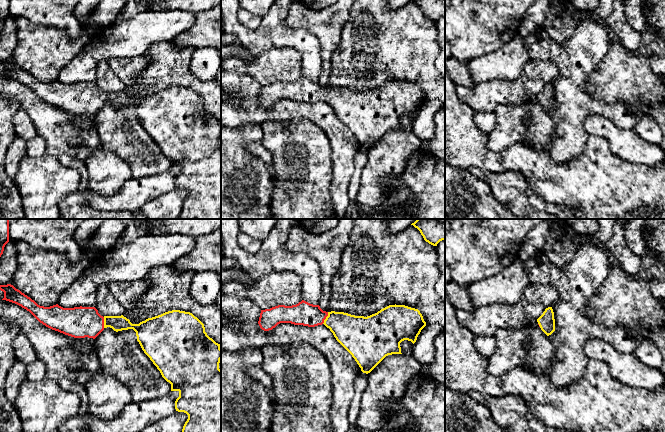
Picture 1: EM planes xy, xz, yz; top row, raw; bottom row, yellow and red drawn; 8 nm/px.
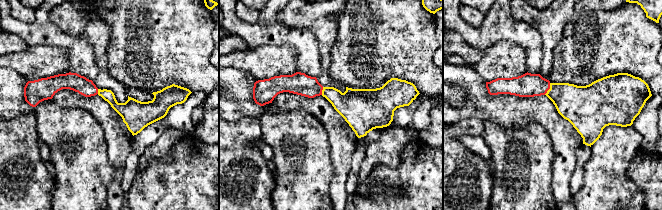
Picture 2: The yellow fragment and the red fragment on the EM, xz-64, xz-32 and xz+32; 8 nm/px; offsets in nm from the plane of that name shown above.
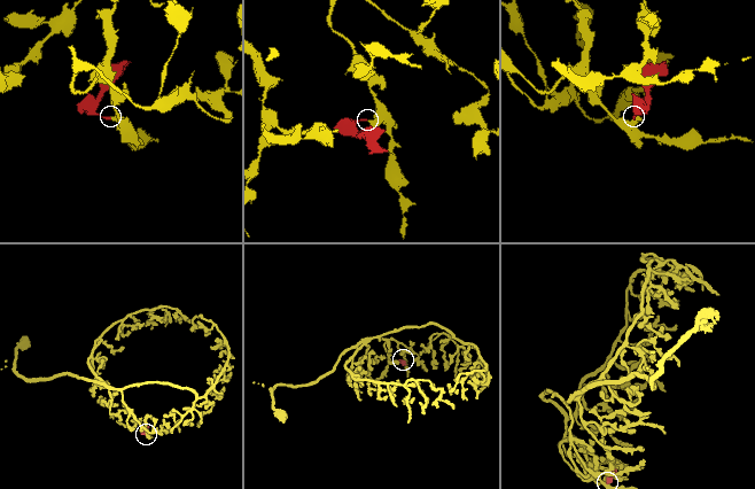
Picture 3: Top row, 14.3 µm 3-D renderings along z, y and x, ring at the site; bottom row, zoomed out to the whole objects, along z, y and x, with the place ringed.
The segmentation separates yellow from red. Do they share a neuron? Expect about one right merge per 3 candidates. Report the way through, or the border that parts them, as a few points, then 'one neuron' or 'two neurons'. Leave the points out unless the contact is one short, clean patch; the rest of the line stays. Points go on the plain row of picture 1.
across xz (353, 108), (338, 98), (326, 94), (306, 90) | one neuron

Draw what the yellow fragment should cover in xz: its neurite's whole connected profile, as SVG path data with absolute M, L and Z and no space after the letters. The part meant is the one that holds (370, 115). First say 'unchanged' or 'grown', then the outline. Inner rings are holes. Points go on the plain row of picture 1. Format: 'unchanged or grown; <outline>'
grown; M304 76L292 82L261 86L258 100L262 106L272 106L280 99L308 103L324 100L366 150L386 132L402 130L400 119L408 116L414 120L426 102L420 87L405 81L389 81L364 93L326 88Z

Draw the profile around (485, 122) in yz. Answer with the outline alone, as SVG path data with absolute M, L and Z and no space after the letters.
M474 112L472 119L476 127L486 134L489 134L495 128L496 118L494 112Z

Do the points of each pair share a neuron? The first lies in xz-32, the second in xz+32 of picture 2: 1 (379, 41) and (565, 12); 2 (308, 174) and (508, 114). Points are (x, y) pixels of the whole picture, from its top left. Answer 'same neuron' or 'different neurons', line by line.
1: different neurons
2: different neurons

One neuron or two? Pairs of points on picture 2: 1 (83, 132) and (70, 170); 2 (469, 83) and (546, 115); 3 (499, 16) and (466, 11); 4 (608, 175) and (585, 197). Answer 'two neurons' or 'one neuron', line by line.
1: one neuron
2: one neuron
3: two neurons
4: one neuron

